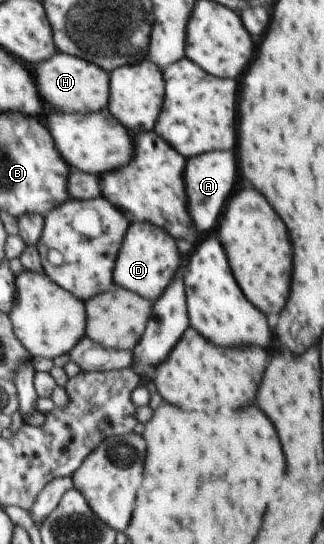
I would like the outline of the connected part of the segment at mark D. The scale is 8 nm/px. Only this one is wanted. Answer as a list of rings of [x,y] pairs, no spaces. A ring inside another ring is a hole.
[[[132,222],[115,261],[113,282],[117,287],[133,291],[149,302],[155,302],[179,271],[182,252],[184,250],[181,243],[168,235],[167,231],[148,222]]]

